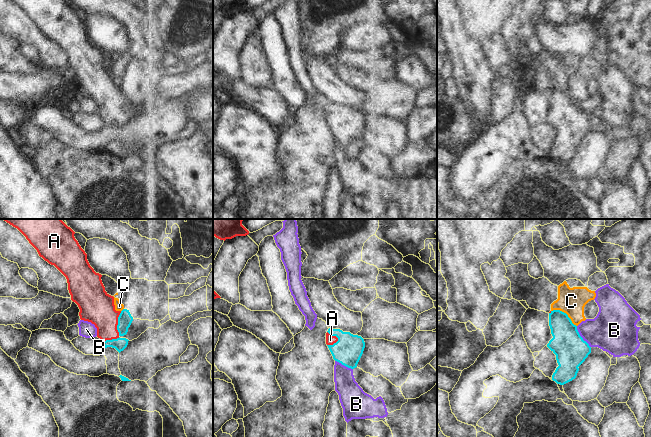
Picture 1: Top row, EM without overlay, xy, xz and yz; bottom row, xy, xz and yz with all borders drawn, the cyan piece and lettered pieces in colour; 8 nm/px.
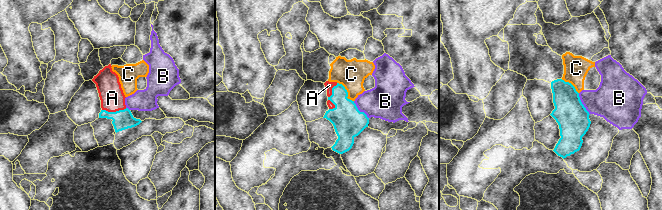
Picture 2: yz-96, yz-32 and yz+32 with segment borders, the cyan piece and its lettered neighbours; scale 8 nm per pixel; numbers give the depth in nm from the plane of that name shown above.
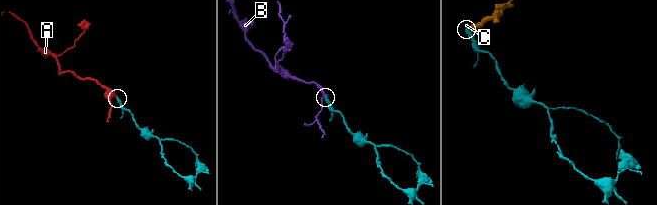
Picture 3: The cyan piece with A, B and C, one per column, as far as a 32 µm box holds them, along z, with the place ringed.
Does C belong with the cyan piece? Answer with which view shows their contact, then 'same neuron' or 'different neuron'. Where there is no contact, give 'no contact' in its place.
contact in yz; different neuron

